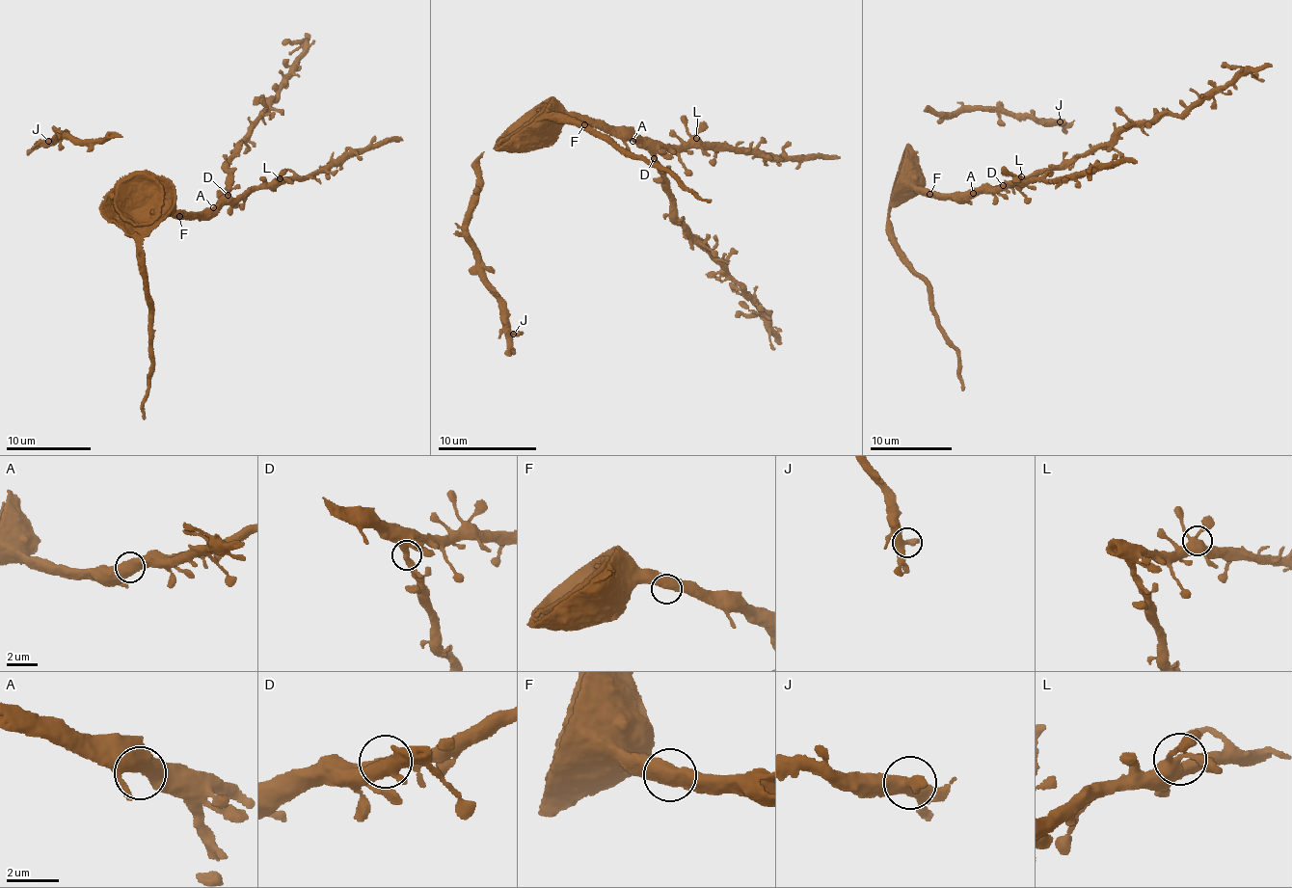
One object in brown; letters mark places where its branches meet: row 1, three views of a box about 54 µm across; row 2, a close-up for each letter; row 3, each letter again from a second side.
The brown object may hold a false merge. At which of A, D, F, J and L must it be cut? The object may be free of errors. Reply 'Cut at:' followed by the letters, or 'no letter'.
Cut at: no letter

